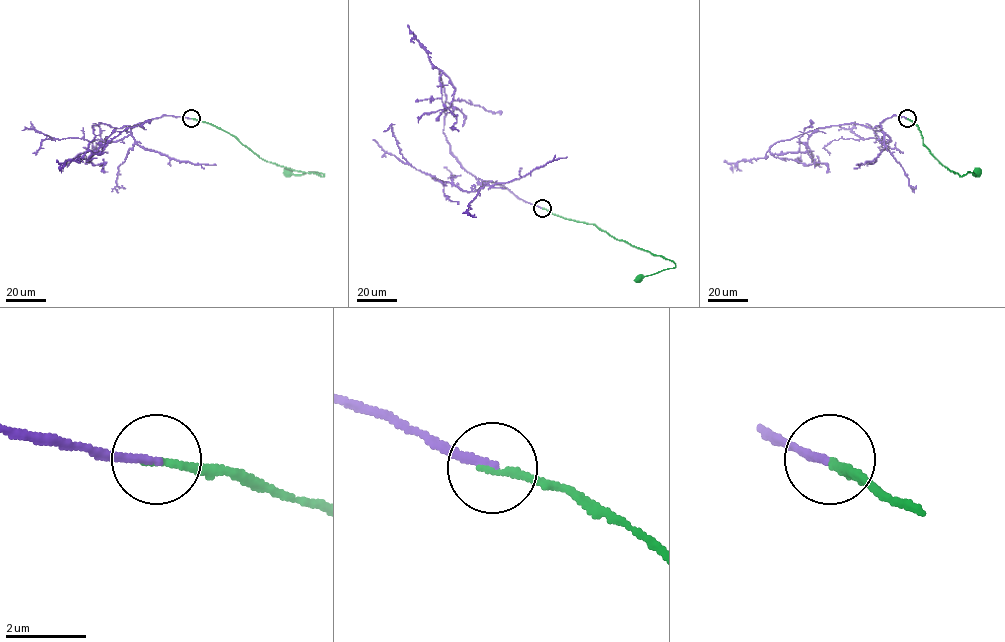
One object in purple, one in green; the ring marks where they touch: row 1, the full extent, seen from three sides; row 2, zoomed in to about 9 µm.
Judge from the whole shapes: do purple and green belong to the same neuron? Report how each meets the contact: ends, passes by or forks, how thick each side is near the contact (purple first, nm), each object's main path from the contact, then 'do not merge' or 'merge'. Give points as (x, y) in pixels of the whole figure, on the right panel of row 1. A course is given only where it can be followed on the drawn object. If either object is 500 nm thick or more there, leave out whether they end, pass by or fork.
purple ends; green ends; calibres 200 and 190 nm; course purple (907, 118), (893, 115), (874, 127), (818, 127), (769, 151), (797, 152), (804, 129), (813, 123); course green (907, 118), (918, 126), (923, 144), (946, 168), (960, 176), (968, 172), (976, 175), (977, 171); merge

